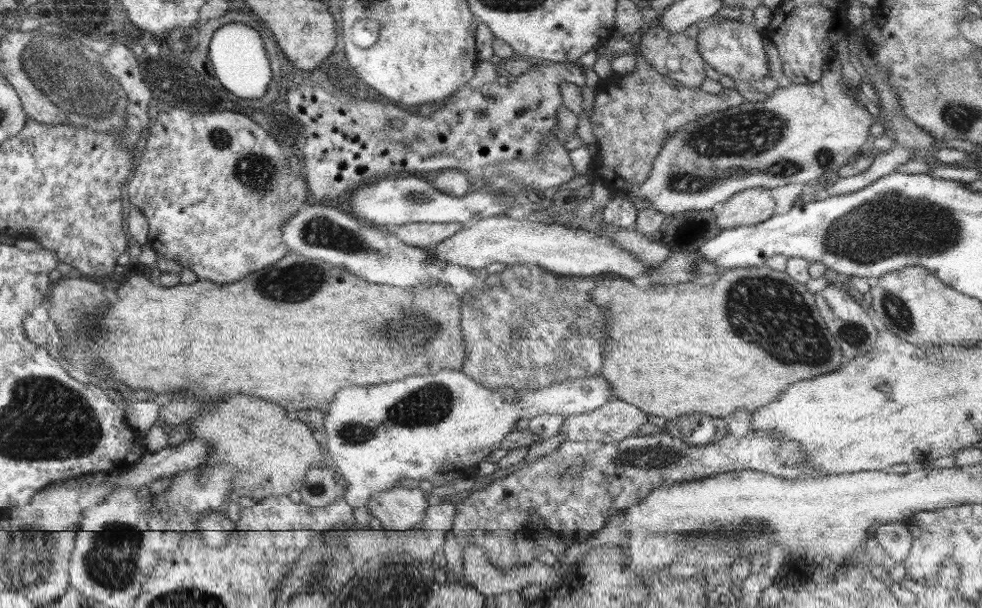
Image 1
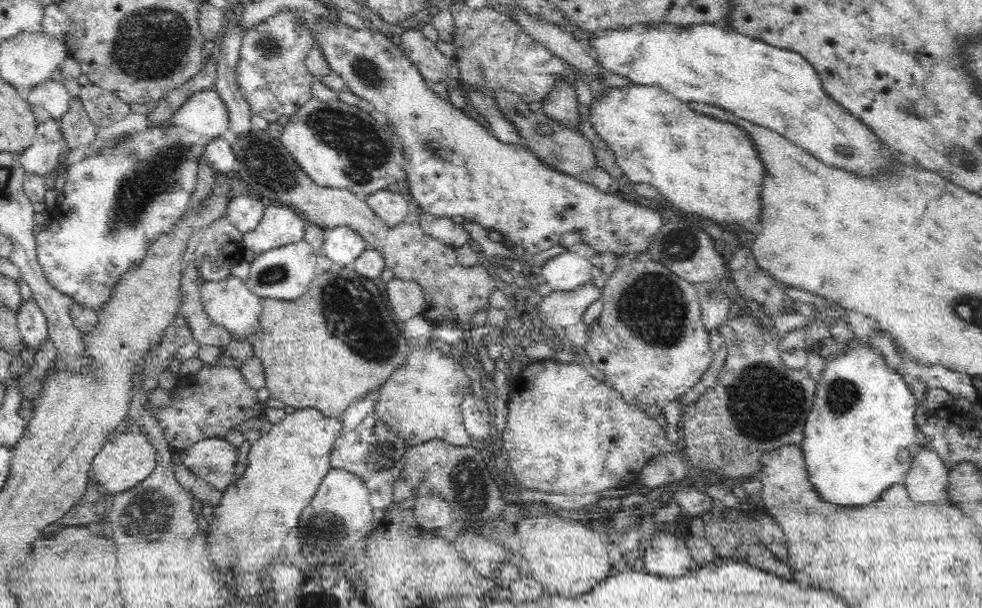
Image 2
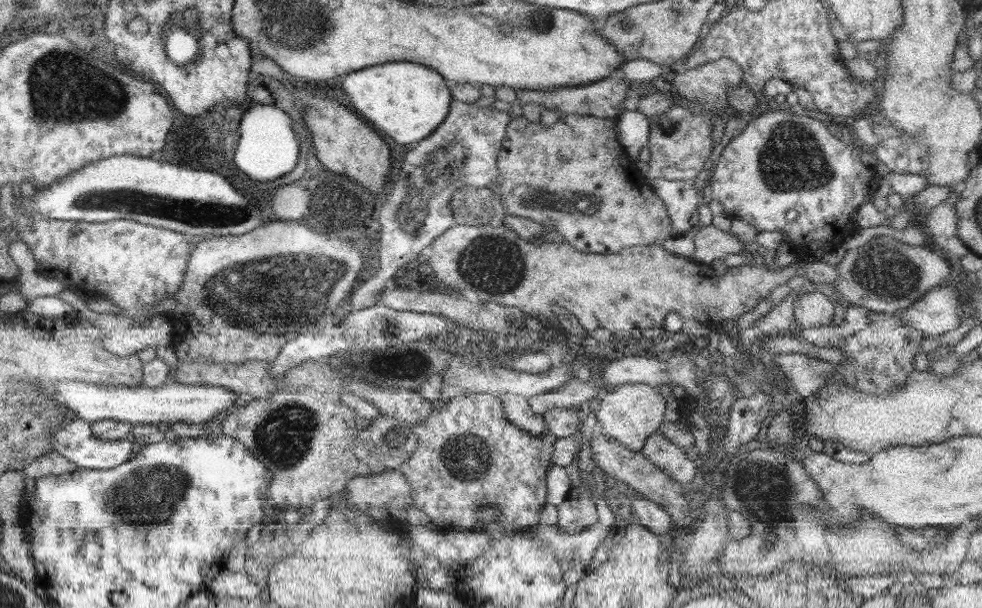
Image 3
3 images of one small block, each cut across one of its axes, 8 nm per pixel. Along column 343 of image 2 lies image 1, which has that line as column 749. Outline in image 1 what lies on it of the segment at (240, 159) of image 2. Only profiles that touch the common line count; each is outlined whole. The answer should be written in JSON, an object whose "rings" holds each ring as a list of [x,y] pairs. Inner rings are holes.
{"rings":[[[768,188],[747,189],[722,203],[716,223],[722,229],[732,229],[764,222],[774,214],[774,201]]]}

